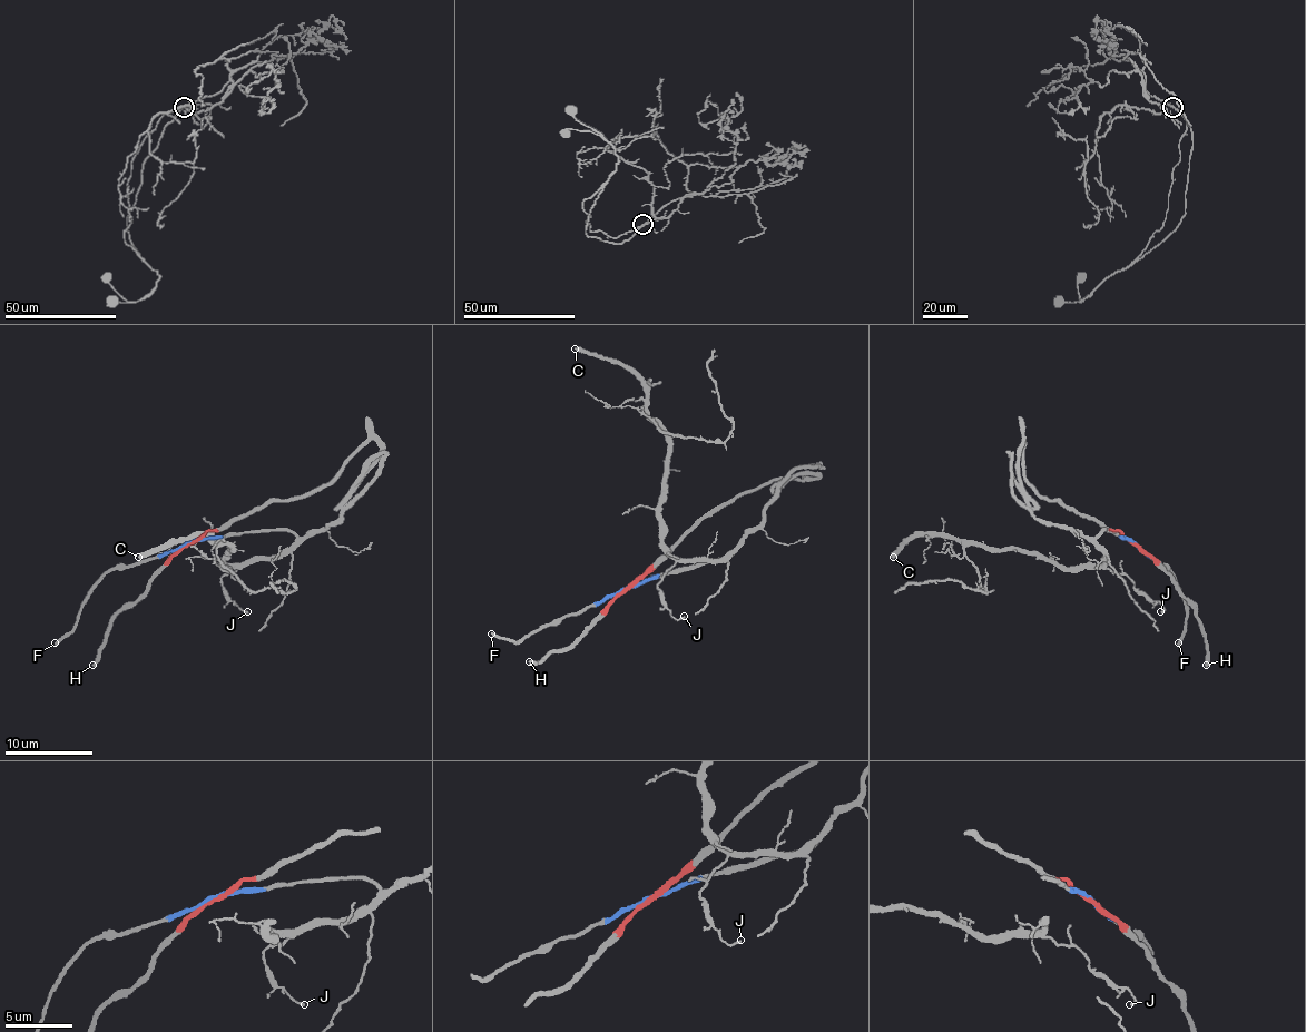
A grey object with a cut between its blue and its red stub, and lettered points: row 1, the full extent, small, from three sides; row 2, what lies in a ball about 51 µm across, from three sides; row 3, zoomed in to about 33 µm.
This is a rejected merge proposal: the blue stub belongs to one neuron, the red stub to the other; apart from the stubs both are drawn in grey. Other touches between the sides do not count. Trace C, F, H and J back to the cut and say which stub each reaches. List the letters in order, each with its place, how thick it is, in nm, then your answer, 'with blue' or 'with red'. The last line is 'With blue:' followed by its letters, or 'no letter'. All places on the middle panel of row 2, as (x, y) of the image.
C: at (575, 349); 380 nm thick; with blue
F: at (491, 634); 280 nm thick; with blue
H: at (529, 661); 360 nm thick; with red
J: at (684, 616); 150 nm thick; with blue
With blue: C, F, J

